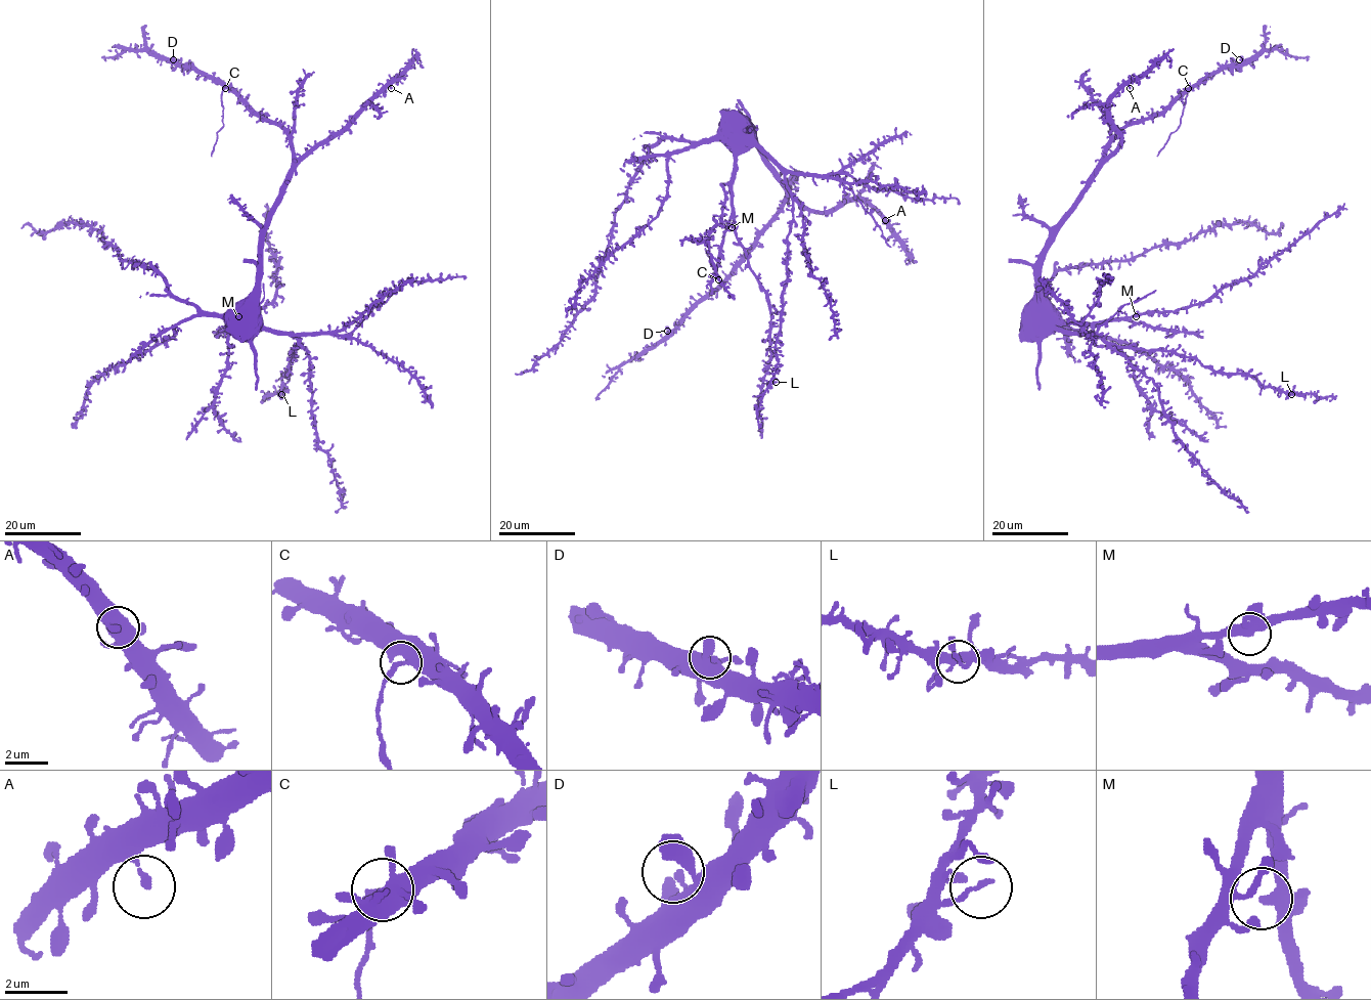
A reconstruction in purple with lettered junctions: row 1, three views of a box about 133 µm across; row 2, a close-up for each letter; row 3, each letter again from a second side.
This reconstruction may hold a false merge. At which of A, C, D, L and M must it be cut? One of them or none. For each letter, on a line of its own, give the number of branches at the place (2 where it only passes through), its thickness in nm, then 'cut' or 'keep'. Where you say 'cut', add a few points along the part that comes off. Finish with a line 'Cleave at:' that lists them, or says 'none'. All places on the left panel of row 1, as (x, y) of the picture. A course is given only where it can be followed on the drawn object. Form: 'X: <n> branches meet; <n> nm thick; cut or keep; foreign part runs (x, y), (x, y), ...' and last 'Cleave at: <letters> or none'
A: 1 branches meet; 240 nm thick; keep
C: 2 branches meet; 200 nm thick; cut; foreign part runs (225, 88), (221, 95), (223, 124), (216, 133), (212, 156)
D: 1 branches meet; 200 nm thick; keep
L: 1 branches meet; 200 nm thick; keep
M: 2 branches meet; 360 nm thick; keep
Cleave at: C

